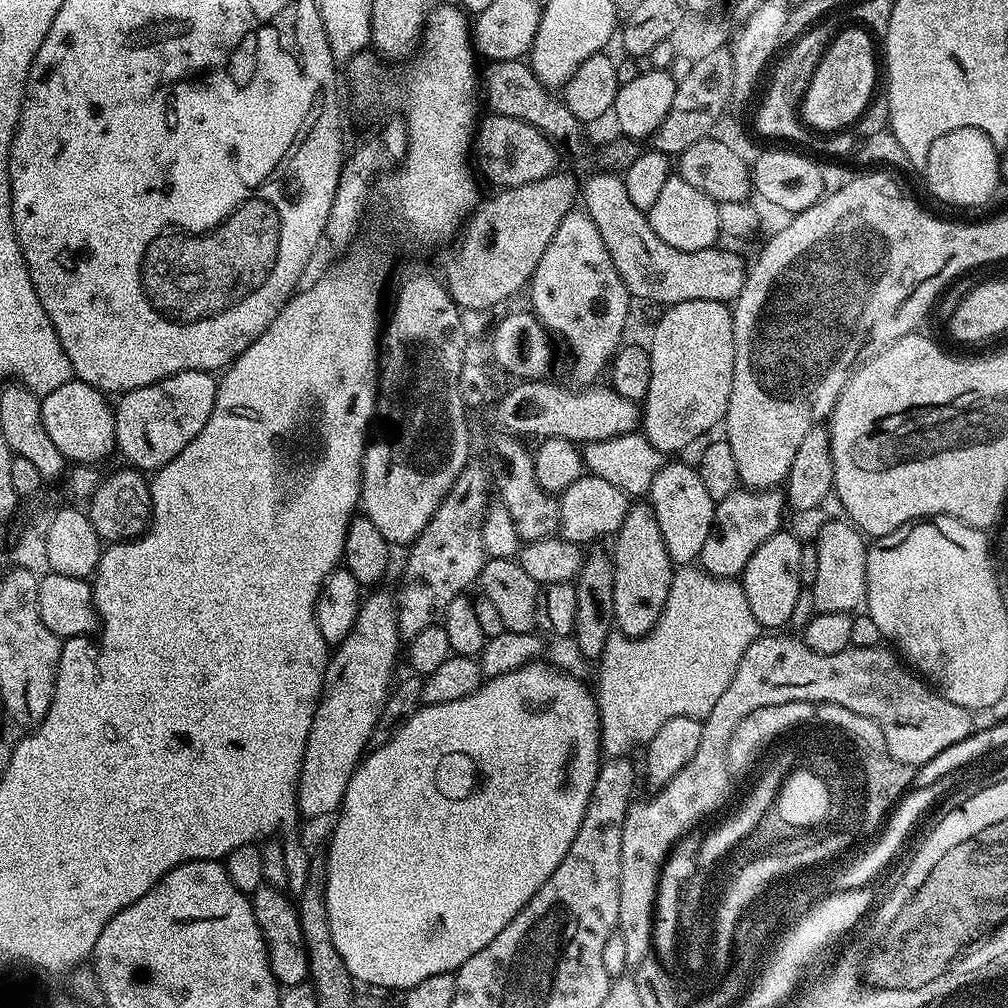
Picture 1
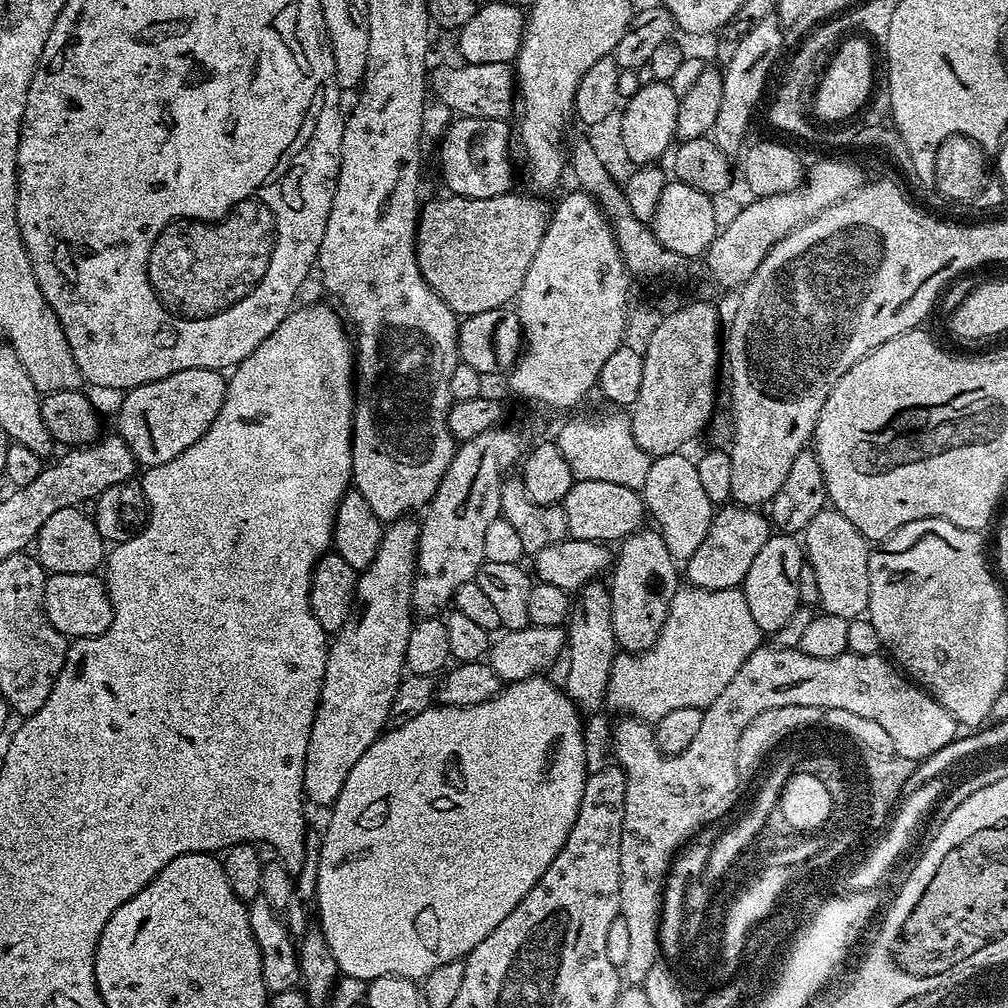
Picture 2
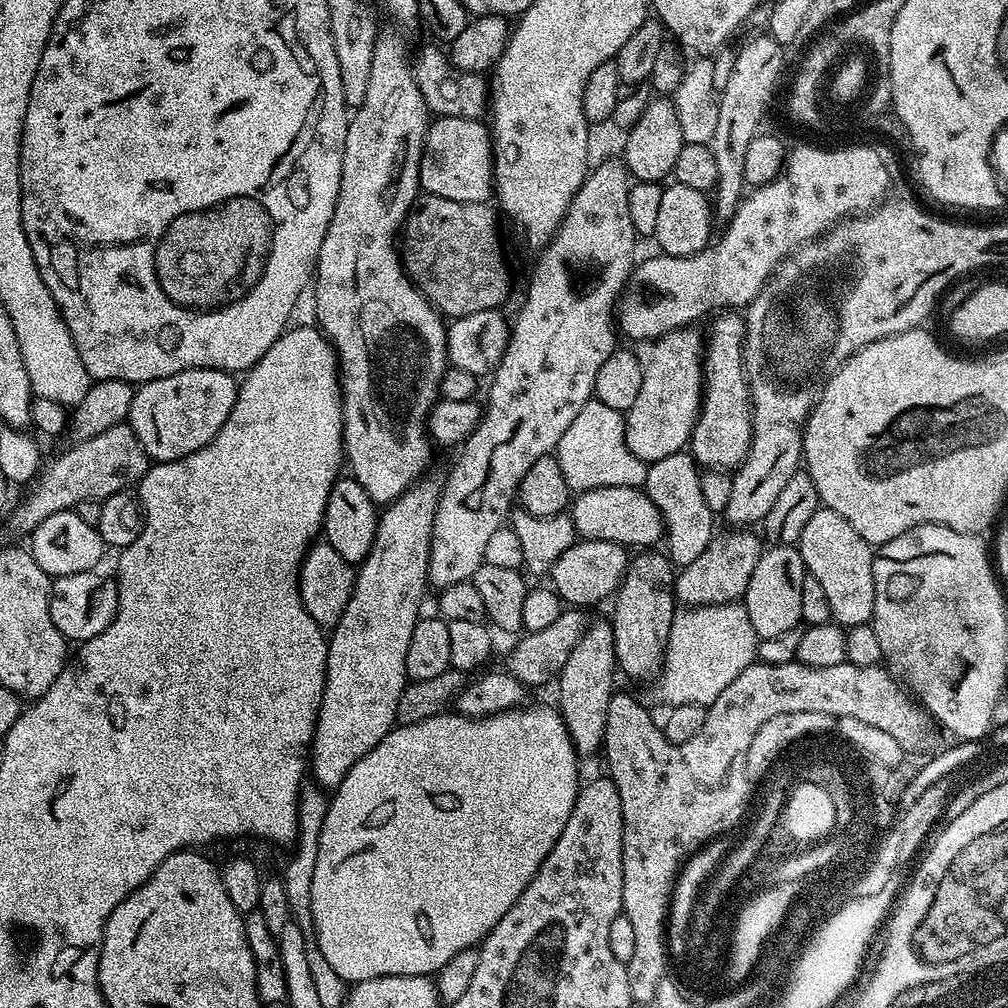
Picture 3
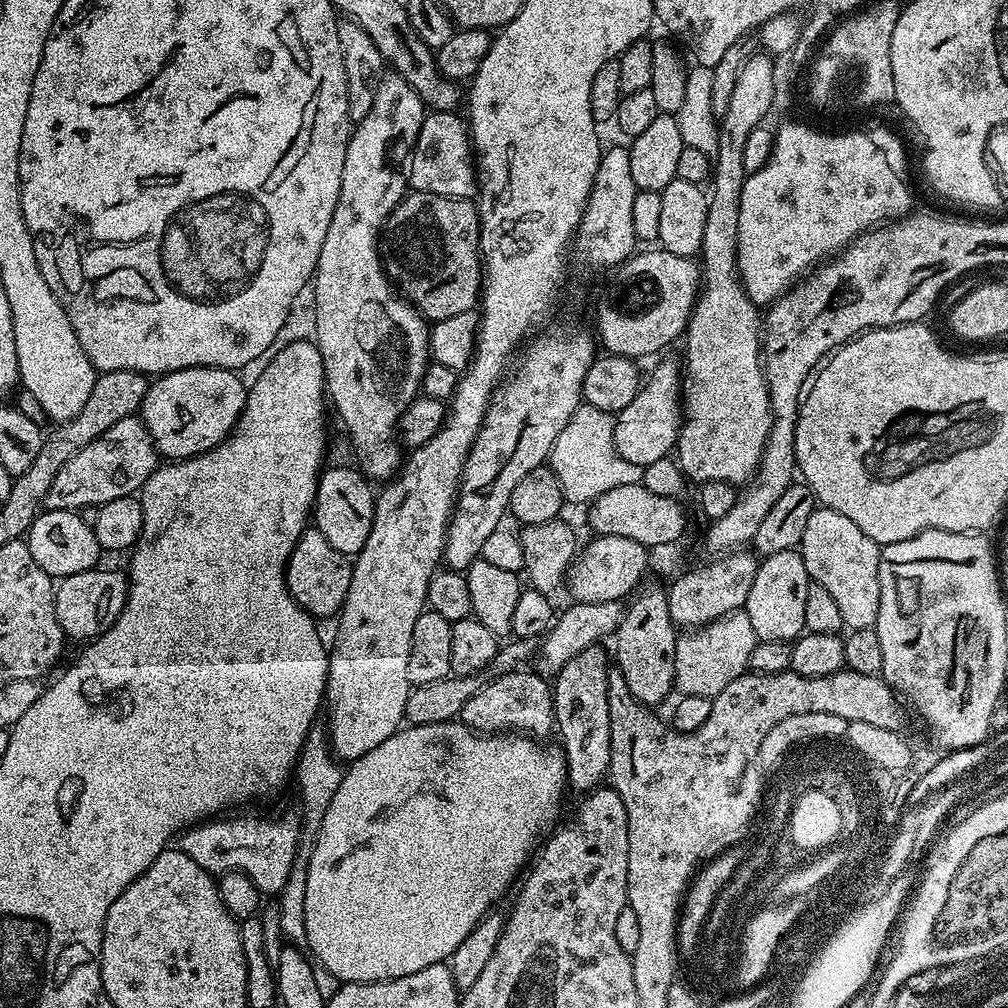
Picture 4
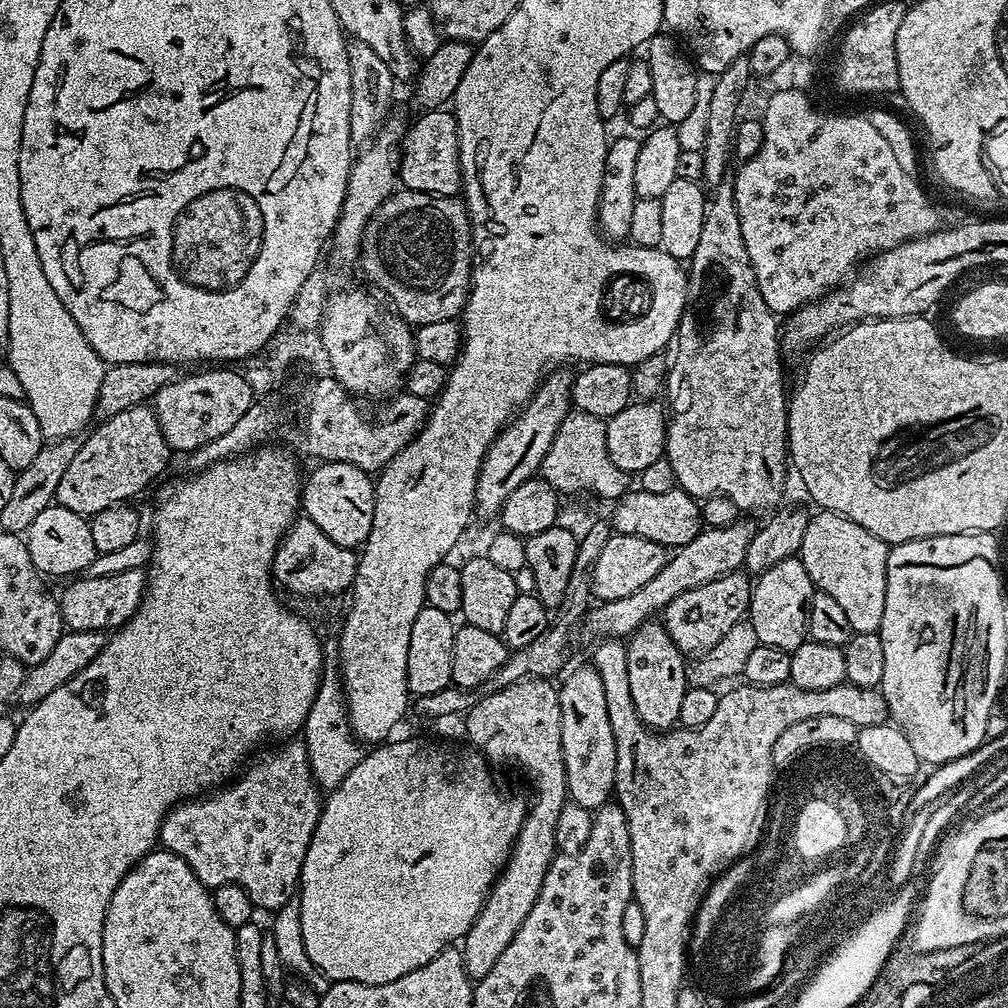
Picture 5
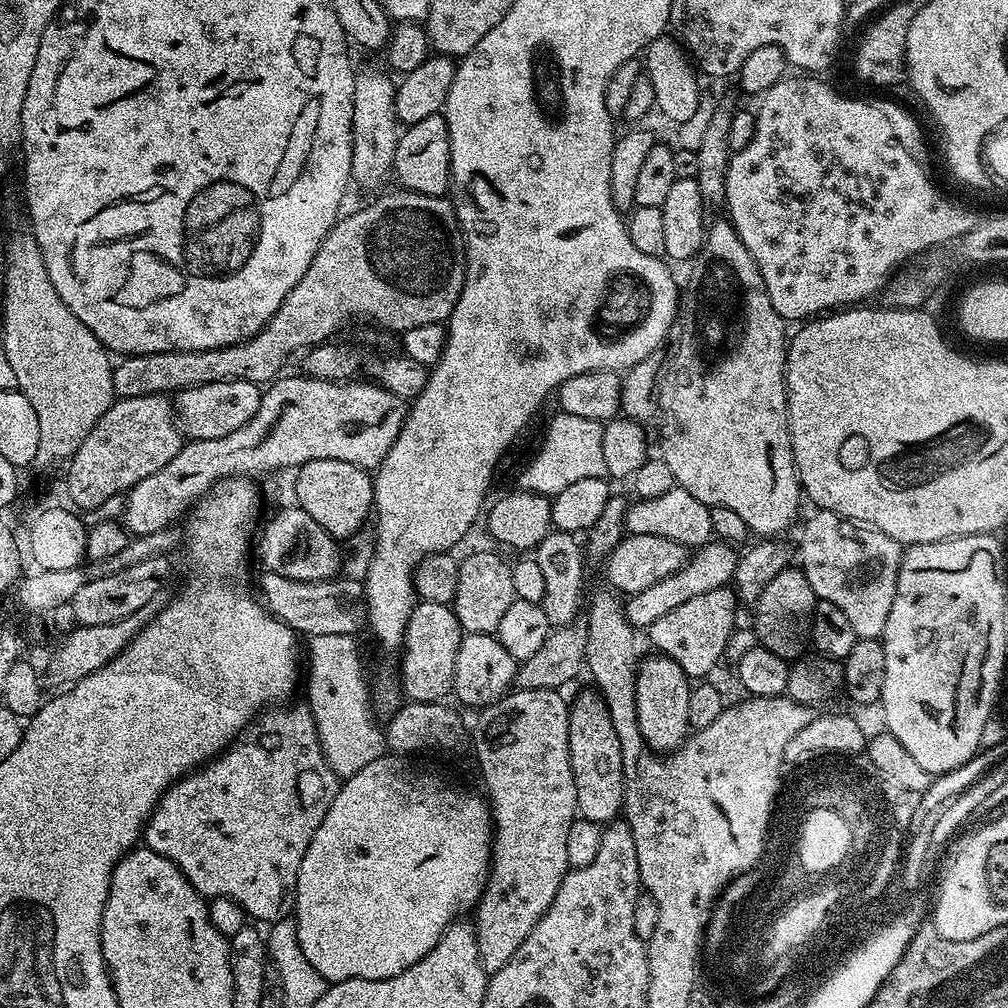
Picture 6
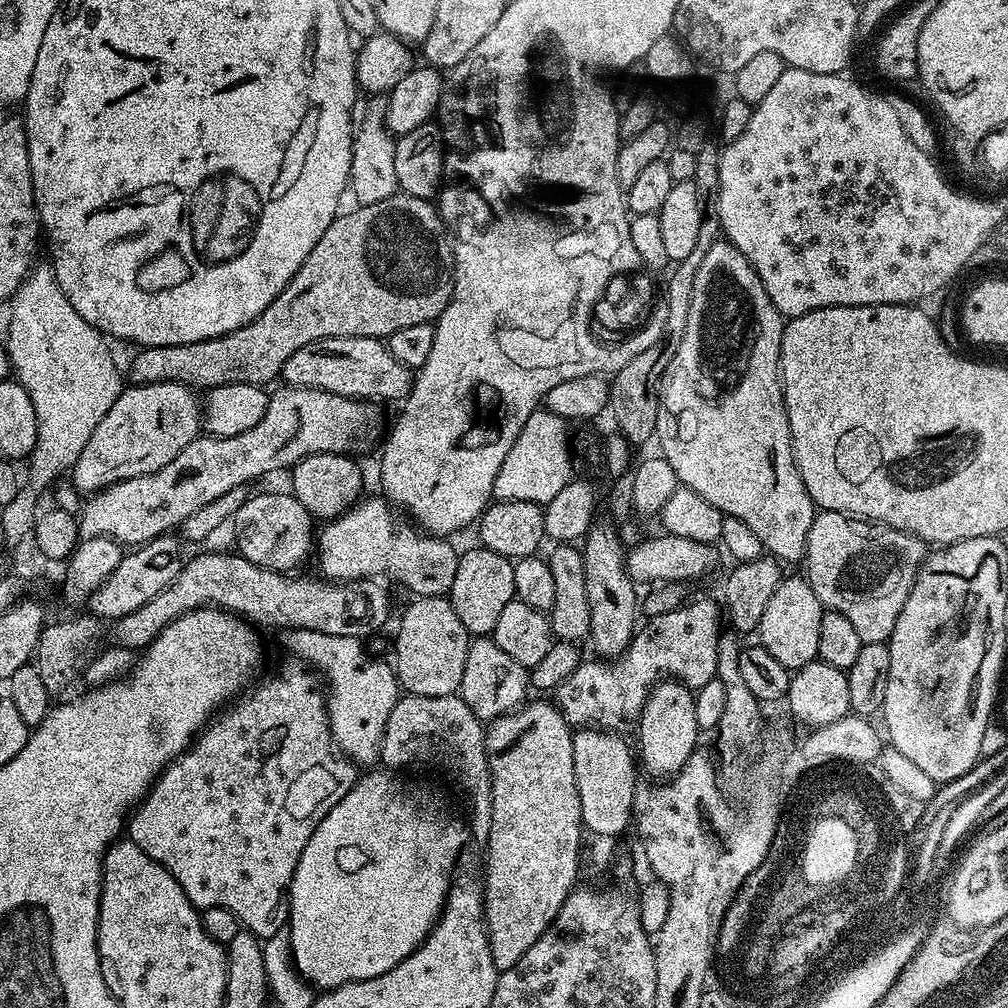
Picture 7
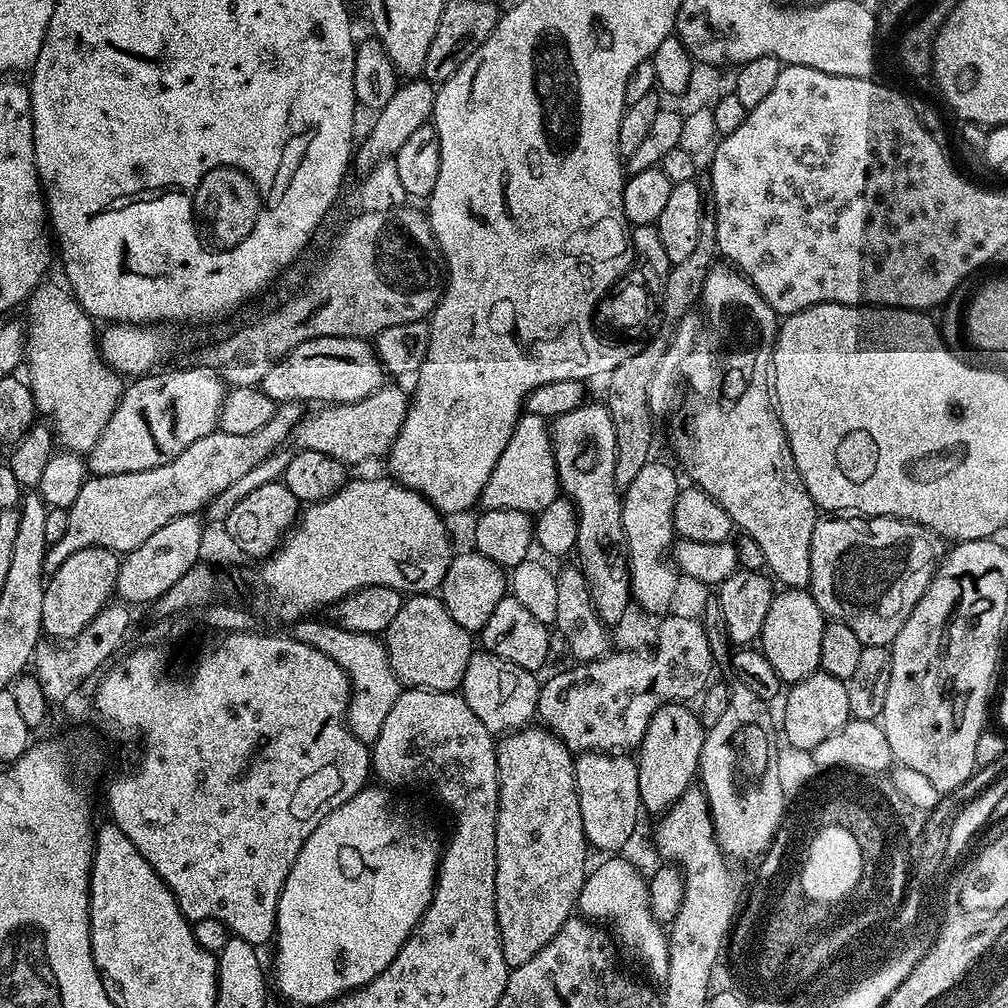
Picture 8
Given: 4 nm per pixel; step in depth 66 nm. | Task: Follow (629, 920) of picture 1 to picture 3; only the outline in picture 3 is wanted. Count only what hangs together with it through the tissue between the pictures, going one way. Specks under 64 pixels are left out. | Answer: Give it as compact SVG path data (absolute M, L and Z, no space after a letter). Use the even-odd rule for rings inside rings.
M753 662L718 694L713 704L707 705L706 722L702 730L681 744L669 744L664 736L664 729L652 721L652 716L626 692L613 691L610 706L606 710L604 743L602 757L608 763L607 775L618 786L618 798L622 798L622 915L630 918L634 929L634 954L626 965L630 994L637 1005L651 1005L656 999L658 982L666 978L670 968L666 925L669 916L669 904L672 892L685 861L693 853L699 853L707 840L728 832L740 820L744 812L744 803L748 800L748 769L744 767L746 754L754 734L770 718L778 714L830 714L833 718L845 716L858 718L869 726L878 726L885 734L890 734L902 746L906 753L913 754L932 736L934 721L924 705L917 702L902 687L899 680L888 671L887 667L854 666L842 663L838 666L806 666L799 662L788 664L766 664Z

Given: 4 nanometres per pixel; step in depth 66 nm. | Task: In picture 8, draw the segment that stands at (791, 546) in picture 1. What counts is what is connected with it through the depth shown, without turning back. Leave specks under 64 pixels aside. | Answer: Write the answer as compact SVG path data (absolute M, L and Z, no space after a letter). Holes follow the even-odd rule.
M784 588L777 591L770 602L770 610L758 639L758 648L769 660L780 681L791 686L820 671L822 630L826 623L824 611L814 602L811 591L802 588Z

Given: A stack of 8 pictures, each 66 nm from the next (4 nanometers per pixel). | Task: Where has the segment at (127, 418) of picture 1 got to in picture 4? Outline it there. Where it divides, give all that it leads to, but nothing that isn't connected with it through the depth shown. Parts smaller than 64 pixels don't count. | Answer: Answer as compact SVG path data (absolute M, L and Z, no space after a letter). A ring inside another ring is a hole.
M183 368L155 377L138 413L165 461L188 460L209 452L232 433L244 409L248 388L231 368Z

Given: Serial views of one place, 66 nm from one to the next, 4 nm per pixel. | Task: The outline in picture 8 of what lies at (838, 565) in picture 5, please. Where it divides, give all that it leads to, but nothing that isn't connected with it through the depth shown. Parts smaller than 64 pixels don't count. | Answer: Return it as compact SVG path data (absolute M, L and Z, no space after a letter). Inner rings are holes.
M825 515L823 518L817 519L814 526L814 538L810 538L810 582L808 583L808 588L812 593L814 602L818 602L818 606L824 611L825 617L840 620L846 626L850 626L850 630L854 630L854 635L858 637L858 642L862 642L864 645L869 644L870 646L891 645L892 640L898 634L898 630L902 630L902 626L906 626L906 618L910 618L914 606L918 606L922 594L926 594L932 577L936 574L938 567L936 543L938 543L937 537L929 532L927 528L923 528L920 524L915 524L912 520L899 520L897 516Z

